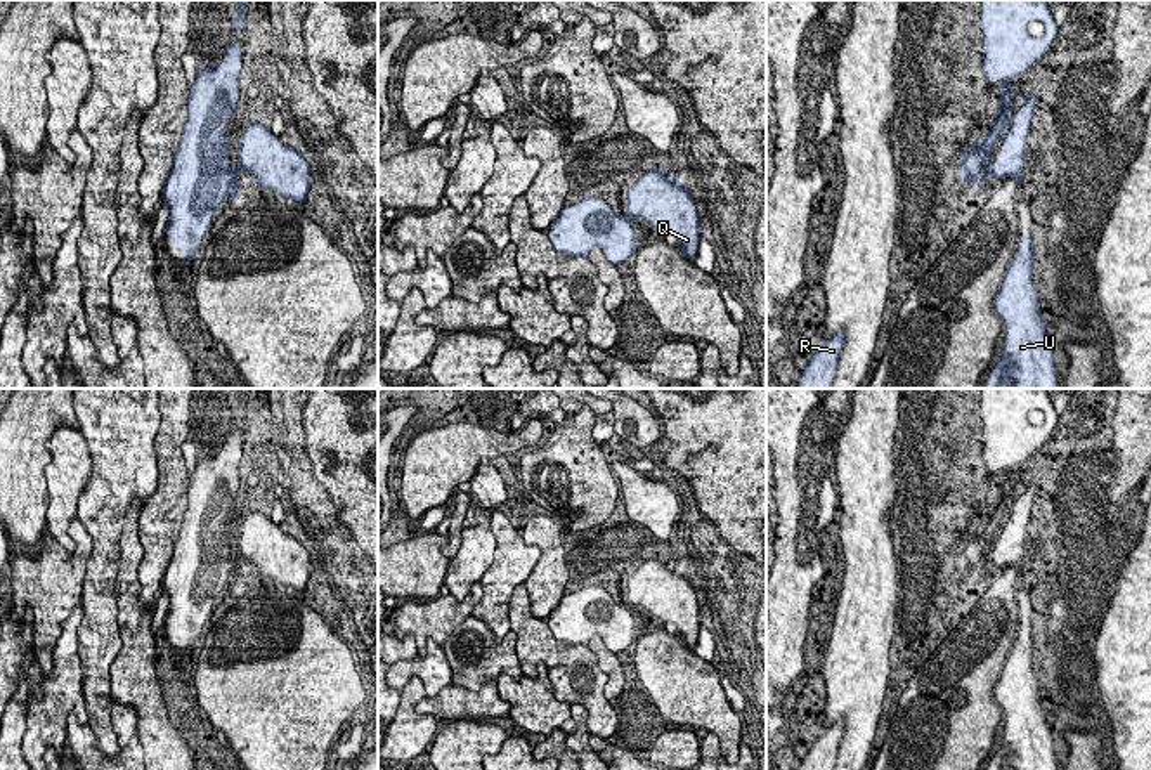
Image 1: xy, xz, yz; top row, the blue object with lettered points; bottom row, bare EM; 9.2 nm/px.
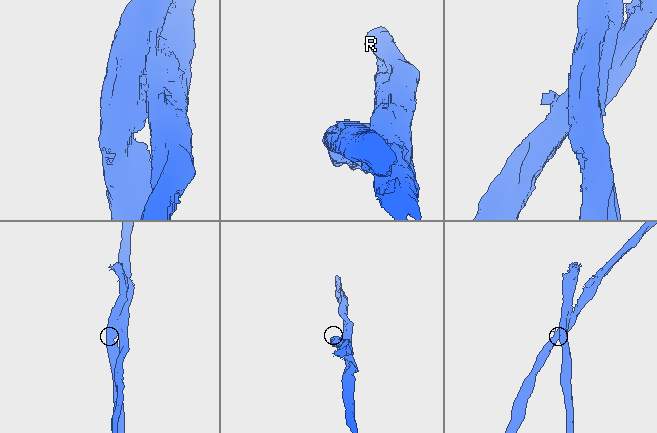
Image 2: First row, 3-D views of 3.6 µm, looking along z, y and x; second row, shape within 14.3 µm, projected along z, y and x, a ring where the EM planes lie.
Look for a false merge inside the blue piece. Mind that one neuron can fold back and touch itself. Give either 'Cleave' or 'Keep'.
Cleave

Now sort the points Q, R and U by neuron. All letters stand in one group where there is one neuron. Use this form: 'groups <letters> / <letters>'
groups Q R / U

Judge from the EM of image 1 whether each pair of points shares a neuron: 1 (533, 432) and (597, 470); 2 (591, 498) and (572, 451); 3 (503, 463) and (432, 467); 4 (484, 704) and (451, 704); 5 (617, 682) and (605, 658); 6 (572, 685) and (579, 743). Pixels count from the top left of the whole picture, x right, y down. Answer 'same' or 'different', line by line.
1: different
2: same
3: same
4: same
5: same
6: different

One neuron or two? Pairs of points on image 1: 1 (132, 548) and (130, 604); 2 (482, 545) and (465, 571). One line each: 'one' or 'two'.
1: one
2: one

